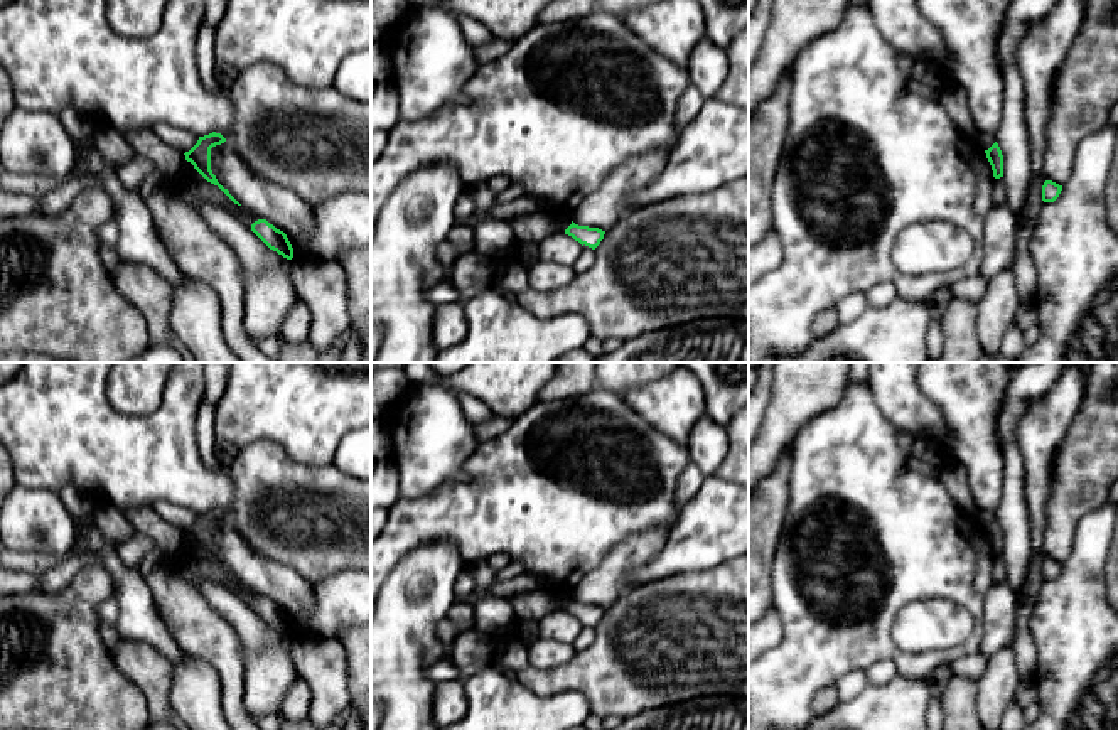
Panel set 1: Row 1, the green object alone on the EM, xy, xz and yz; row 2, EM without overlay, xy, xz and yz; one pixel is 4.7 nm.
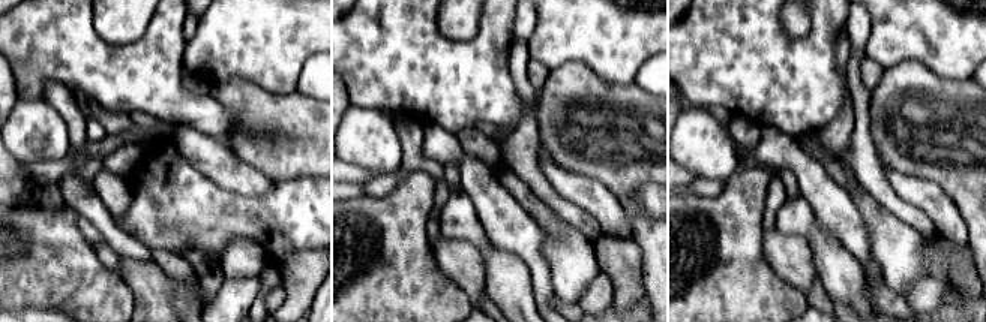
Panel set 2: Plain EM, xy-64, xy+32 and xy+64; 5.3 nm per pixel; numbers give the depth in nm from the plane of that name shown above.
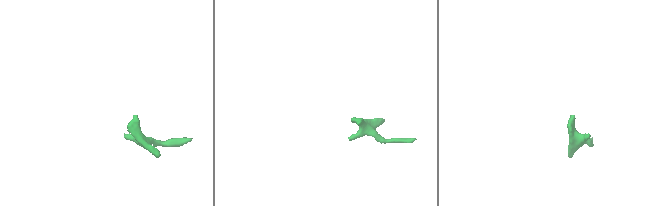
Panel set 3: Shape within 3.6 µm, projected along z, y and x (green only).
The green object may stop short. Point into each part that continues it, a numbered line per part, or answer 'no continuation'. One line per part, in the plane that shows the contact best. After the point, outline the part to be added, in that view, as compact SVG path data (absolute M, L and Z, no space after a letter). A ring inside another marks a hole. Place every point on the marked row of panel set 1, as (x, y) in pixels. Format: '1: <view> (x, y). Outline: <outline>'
no continuation

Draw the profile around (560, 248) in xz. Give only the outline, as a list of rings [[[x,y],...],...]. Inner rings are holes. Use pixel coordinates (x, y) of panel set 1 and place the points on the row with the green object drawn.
[[[555,233],[540,241],[538,246],[540,260],[553,261],[560,266],[573,266],[583,251],[582,244],[565,233]]]

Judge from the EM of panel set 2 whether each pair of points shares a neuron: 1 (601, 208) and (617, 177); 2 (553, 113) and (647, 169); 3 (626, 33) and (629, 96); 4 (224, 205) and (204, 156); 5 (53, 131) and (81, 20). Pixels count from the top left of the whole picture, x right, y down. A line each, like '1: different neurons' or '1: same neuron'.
1: different neurons
2: same neuron
3: different neurons
4: different neurons
5: different neurons

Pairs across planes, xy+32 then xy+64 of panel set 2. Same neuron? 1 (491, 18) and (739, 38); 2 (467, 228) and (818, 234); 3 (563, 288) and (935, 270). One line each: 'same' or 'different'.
1: same
2: different
3: different

